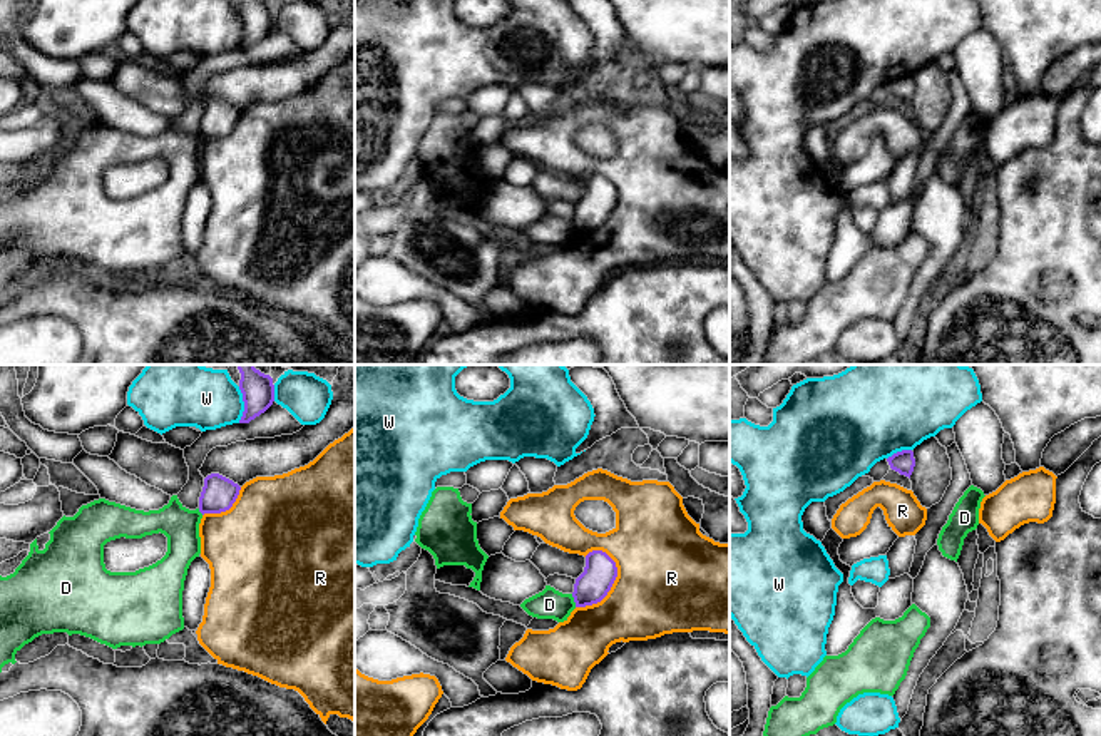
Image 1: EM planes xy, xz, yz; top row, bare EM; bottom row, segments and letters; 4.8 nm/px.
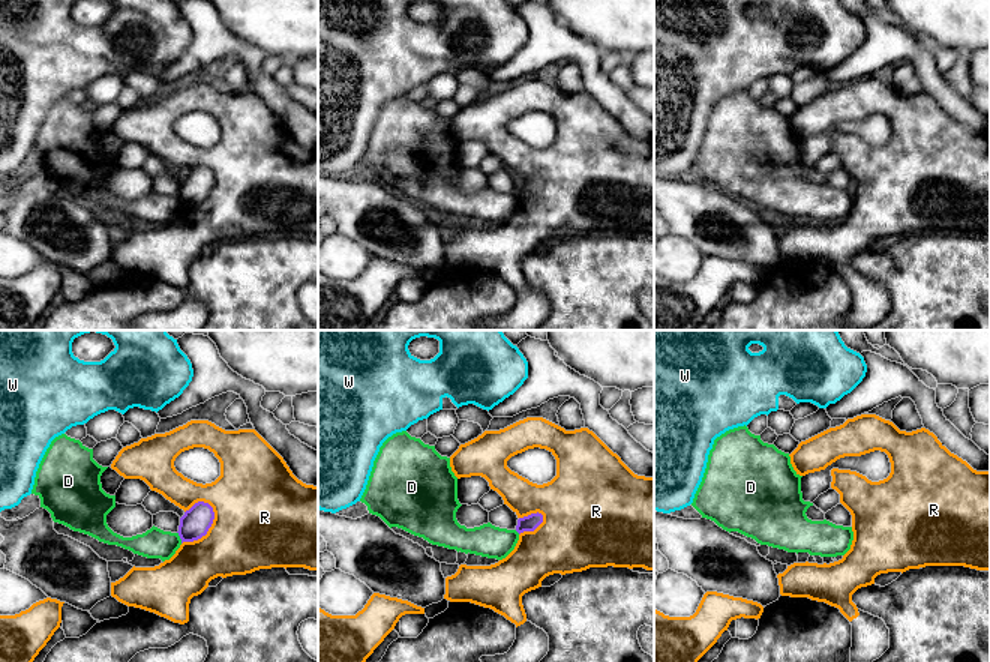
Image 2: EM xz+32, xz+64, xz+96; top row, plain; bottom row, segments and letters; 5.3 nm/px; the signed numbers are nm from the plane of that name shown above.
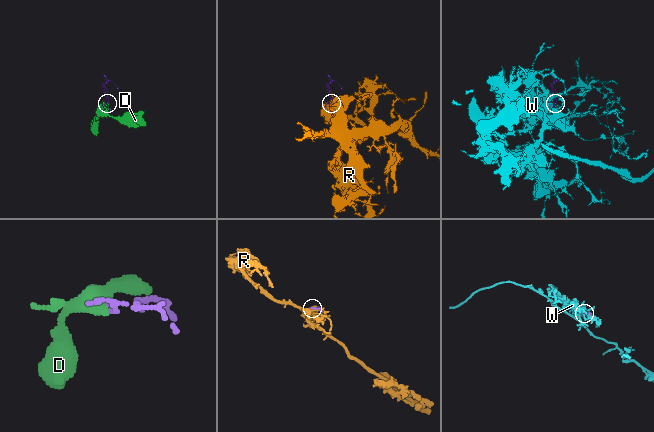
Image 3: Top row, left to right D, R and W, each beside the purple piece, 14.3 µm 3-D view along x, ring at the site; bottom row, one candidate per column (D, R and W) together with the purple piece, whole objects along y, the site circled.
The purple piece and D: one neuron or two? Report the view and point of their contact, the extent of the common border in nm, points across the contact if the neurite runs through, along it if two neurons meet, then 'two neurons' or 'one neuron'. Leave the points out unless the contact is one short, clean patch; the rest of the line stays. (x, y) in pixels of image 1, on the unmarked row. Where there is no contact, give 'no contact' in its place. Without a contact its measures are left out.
xz (574, 226) | 70 nm | along xz (571, 219), (576, 231) | two neurons

